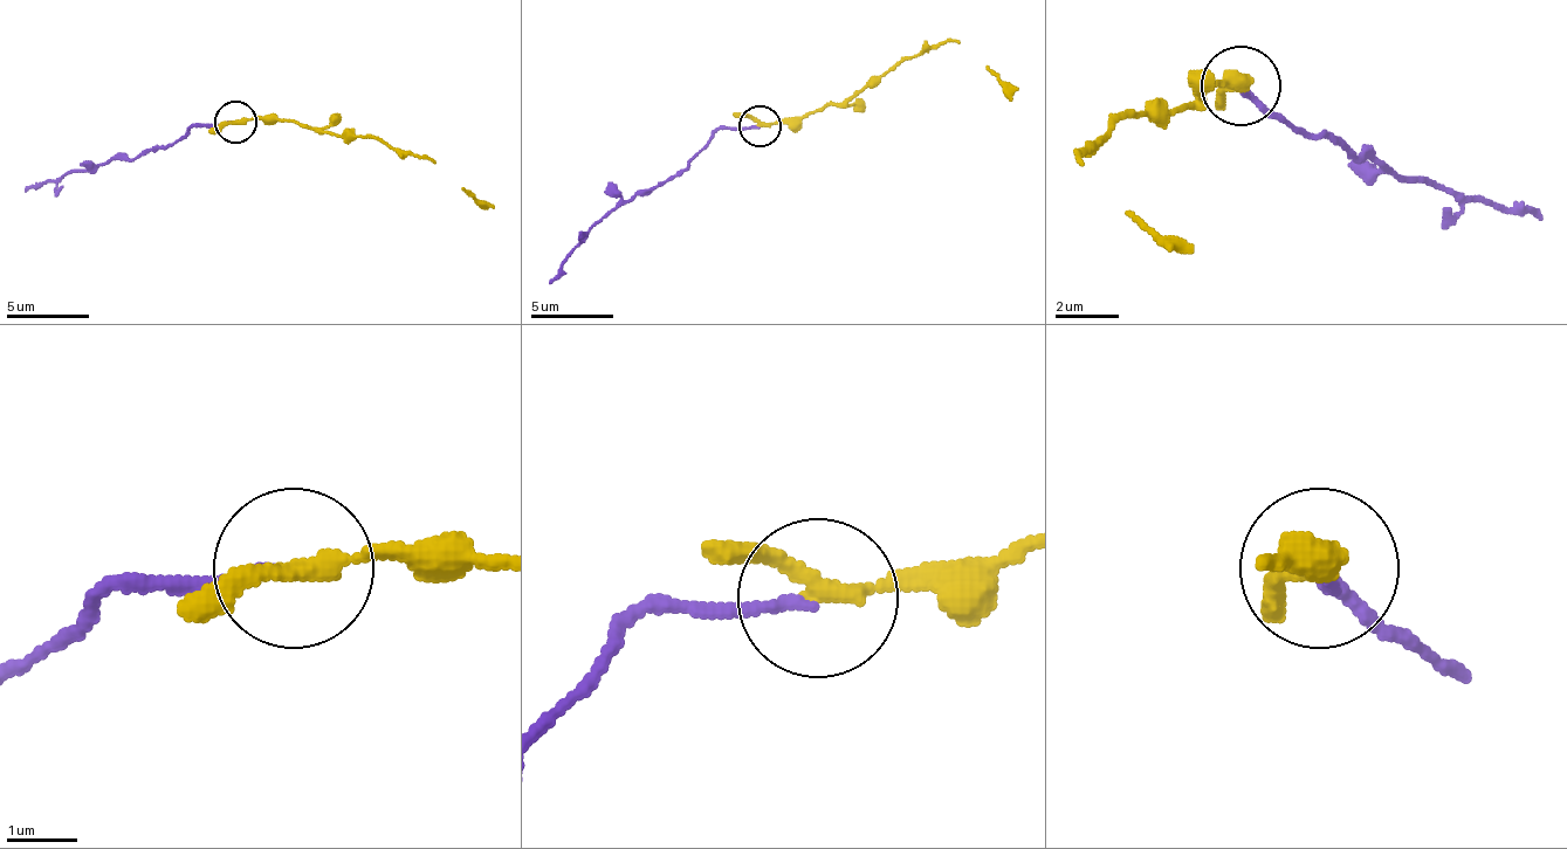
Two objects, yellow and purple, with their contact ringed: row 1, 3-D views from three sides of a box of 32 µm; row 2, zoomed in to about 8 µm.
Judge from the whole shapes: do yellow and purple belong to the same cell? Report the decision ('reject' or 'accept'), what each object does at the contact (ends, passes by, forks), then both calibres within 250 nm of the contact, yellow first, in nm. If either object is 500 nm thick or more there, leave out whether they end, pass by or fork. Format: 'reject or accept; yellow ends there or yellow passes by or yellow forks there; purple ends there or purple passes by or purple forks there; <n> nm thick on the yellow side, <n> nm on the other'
accept; yellow passes by; purple ends there; 240 nm thick on the yellow side, 170 nm on the other

